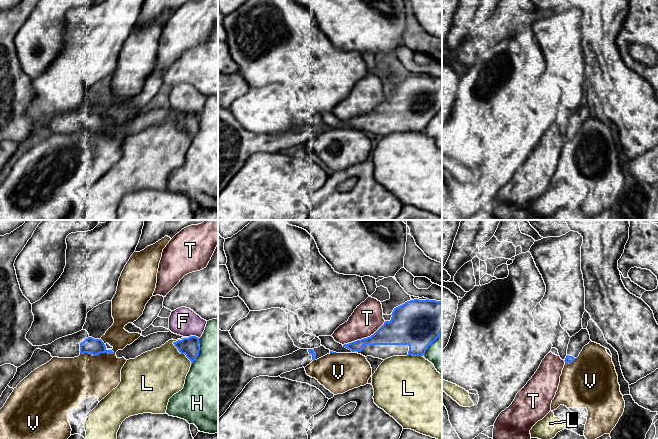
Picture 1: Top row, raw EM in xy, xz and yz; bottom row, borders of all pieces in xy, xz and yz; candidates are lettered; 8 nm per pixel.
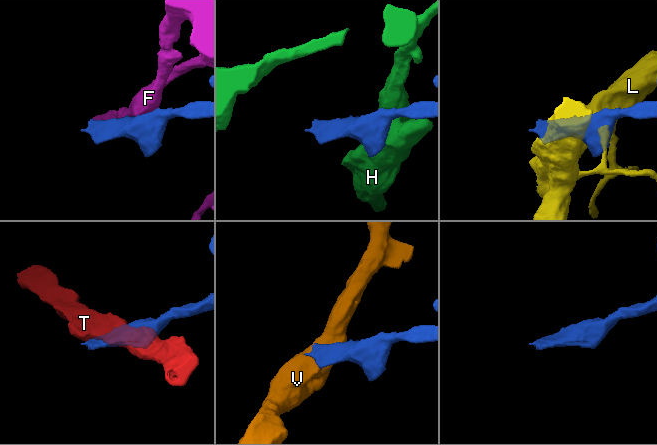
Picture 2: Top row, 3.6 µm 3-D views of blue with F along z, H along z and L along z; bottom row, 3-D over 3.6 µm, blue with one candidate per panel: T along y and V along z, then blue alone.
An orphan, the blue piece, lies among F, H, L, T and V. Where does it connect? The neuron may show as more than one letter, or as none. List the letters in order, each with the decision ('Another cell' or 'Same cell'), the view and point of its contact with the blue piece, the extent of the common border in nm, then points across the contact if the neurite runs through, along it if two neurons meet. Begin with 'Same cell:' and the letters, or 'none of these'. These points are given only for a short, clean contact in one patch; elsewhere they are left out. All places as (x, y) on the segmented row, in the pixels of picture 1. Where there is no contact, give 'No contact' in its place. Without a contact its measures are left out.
Same cell: none of these
F: Another cell. Touches blue at xy (193, 336). Shared border 90 nm
H: Another cell. Touches blue at xy (199, 350). Shared border 220 nm
L: Another cell. Touches blue at xy (181, 353). Shared border 240 nm
T: Another cell. Touches blue at xz (364, 338). Shared border 400 nm
V: Another cell. Touches blue at xy (97, 354). Shared border 280 nm

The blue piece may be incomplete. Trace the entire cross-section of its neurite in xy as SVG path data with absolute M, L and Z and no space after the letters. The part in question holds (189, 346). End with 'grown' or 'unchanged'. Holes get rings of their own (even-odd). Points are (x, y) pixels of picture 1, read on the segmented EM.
M190 336L173 342L174 346L181 354L185 354L186 357L193 363L199 355L200 345L199 338L196 336Z | unchanged

